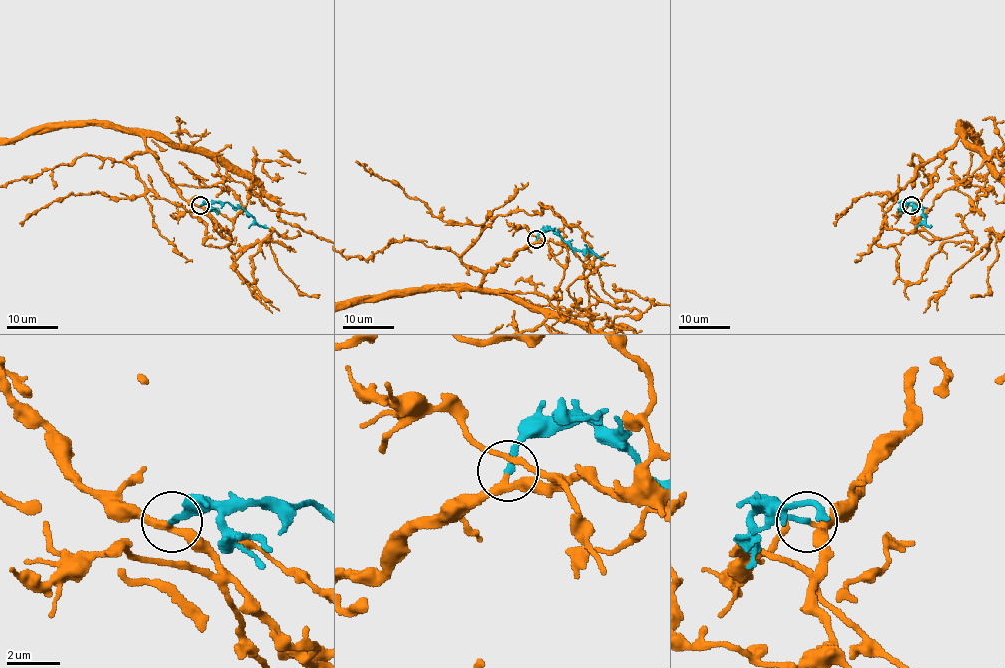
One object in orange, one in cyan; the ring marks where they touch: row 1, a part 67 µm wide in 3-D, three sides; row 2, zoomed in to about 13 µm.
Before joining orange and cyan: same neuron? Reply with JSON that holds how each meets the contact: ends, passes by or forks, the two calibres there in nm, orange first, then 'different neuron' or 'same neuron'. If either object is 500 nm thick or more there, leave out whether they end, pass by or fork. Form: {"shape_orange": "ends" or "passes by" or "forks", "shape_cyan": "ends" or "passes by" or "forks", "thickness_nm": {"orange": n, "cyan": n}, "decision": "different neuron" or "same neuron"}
{"shape_orange": "passes by", "shape_cyan": "ends", "thickness_nm": {"orange": 240, "cyan": 240}, "decision": "same neuron"}

